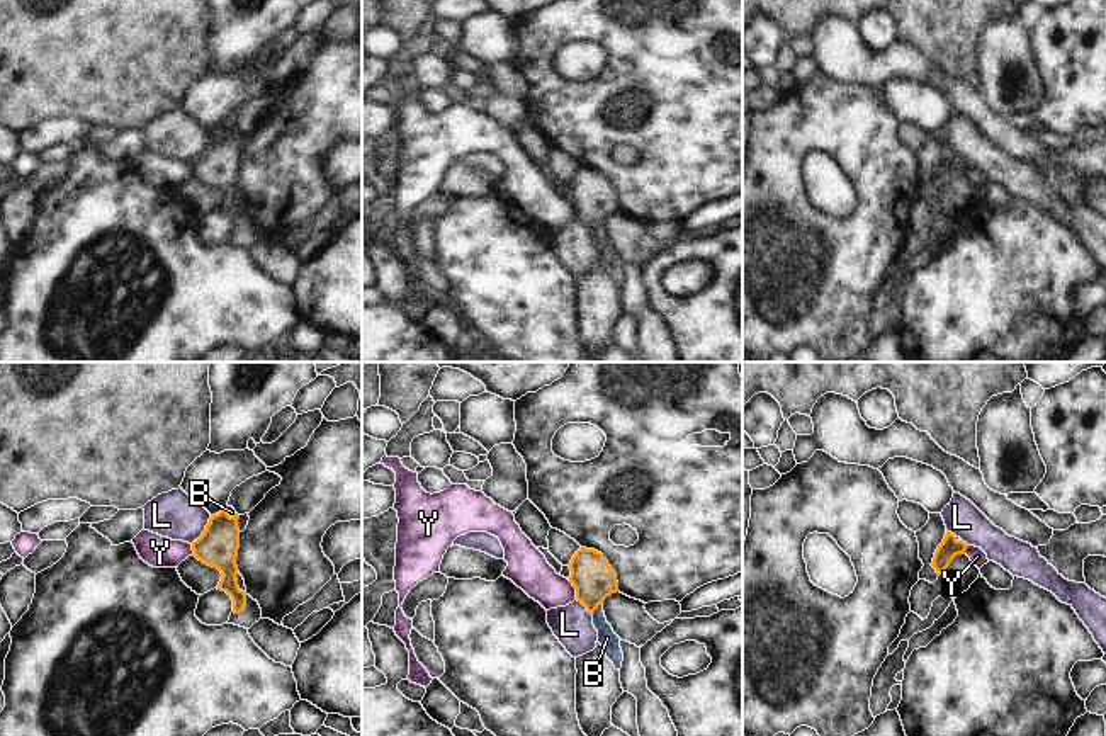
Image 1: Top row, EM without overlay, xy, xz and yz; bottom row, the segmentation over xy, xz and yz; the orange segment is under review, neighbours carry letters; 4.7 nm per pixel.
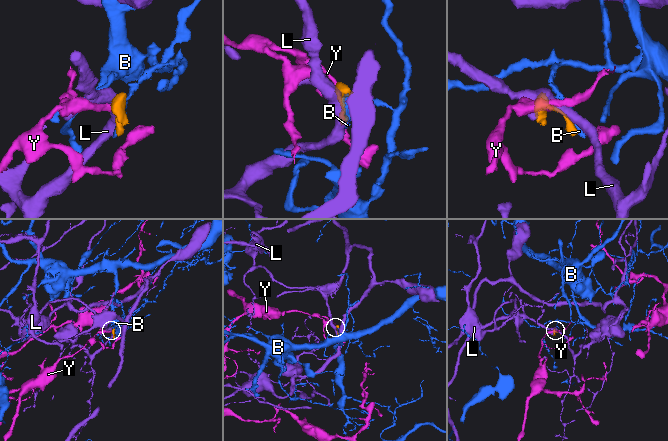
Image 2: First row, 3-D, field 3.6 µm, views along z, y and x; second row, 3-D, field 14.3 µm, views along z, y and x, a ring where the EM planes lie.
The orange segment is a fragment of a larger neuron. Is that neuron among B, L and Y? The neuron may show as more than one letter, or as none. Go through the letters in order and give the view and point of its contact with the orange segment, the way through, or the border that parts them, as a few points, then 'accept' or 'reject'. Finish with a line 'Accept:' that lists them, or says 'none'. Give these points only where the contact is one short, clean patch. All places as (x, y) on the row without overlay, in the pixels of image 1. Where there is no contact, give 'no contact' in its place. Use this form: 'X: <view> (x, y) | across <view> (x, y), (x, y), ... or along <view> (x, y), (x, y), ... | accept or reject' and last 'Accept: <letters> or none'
B: xz (597, 226) | reject
L: xy (204, 150) | reject
Y: xz (576, 209) | reject
Accept: none

